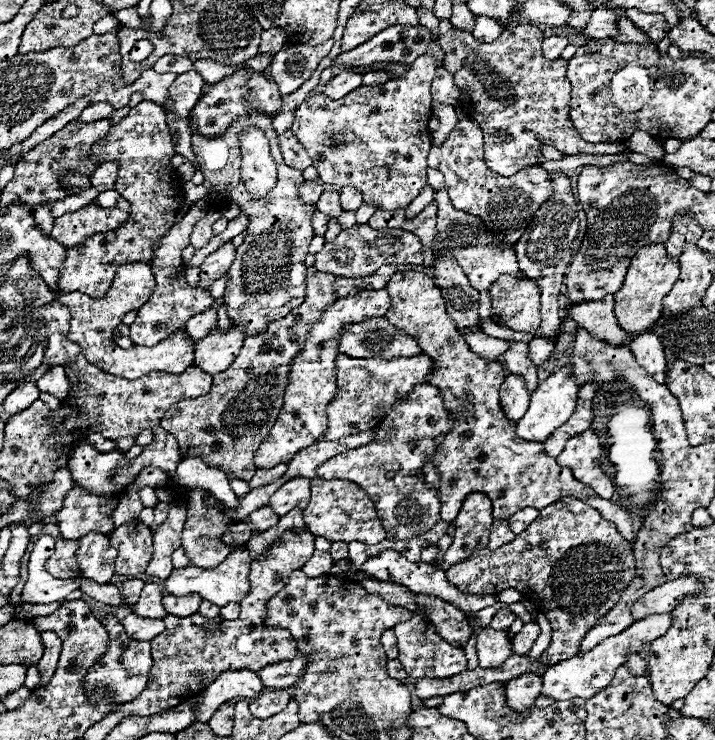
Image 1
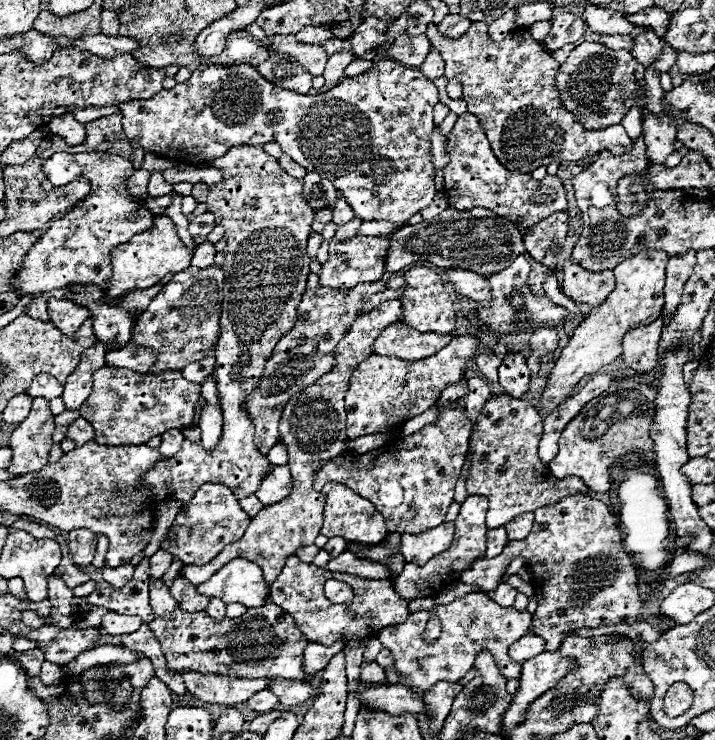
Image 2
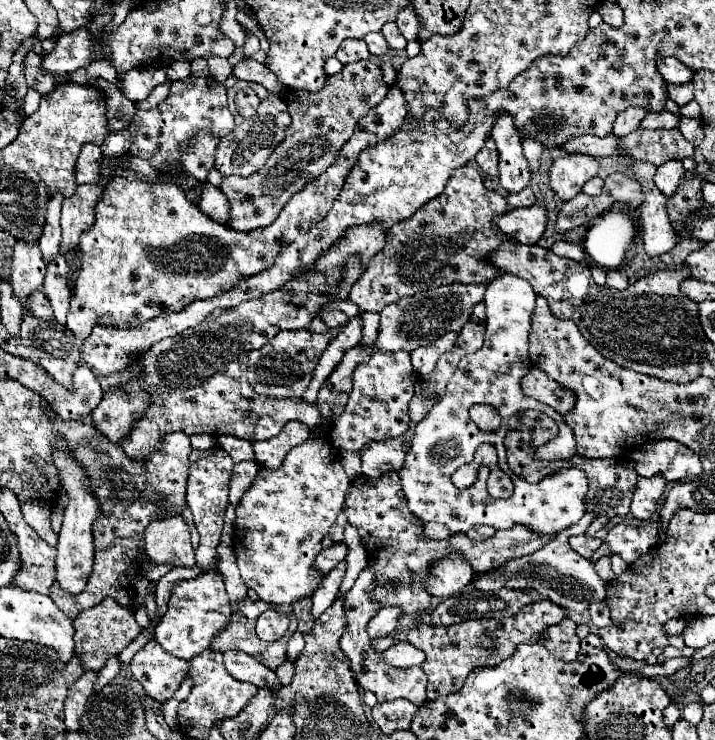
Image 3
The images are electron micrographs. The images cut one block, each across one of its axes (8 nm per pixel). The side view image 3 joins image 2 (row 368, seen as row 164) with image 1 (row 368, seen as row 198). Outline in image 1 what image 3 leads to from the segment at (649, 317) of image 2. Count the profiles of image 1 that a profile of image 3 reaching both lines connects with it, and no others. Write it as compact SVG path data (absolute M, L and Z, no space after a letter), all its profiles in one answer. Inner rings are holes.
M562 366L560 370L556 370L550 378L546 378L542 384L538 384L536 392L530 398L530 408L524 414L524 418L516 424L516 436L528 442L544 442L554 428L562 426L568 418L570 412L574 412L576 408L576 394L578 394L578 384L574 380L574 376L570 374L570 366Z

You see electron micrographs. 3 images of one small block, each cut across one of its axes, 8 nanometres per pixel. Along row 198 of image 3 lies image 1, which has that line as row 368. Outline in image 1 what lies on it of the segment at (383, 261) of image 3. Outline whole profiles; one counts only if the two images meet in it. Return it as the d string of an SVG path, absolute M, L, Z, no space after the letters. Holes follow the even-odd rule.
M414 270L396 272L390 278L390 284L386 284L386 290L390 294L386 320L418 340L422 354L432 360L432 374L426 376L426 382L442 392L444 408L450 410L450 414L456 414L444 442L438 444L436 452L418 472L414 472L414 476L420 476L428 488L438 492L442 520L452 522L460 512L462 500L470 492L484 492L490 496L496 520L508 520L524 508L540 510L560 498L574 496L612 522L624 540L634 542L632 516L624 506L614 500L602 500L590 486L578 484L570 468L562 468L556 464L556 458L546 456L544 444L526 442L514 436L516 424L504 420L498 400L498 390L506 378L504 364L500 360L480 358L470 350L456 324L446 314L442 292L434 286L432 278Z

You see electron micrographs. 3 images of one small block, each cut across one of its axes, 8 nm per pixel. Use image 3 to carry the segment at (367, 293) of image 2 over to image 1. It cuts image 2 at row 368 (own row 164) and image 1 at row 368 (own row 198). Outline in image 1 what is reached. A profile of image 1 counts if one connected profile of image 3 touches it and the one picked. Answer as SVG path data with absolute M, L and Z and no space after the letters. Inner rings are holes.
M390 264L386 268L378 268L378 272L370 276L346 280L342 276L330 276L326 272L318 272L314 266L308 266L306 302L290 310L290 314L282 320L270 322L266 332L246 336L238 358L226 372L214 376L212 390L206 396L194 400L180 400L178 404L172 404L164 414L164 418L160 420L160 426L176 436L182 458L198 456L208 466L226 472L230 478L248 482L256 472L254 452L258 450L262 440L266 440L282 408L284 390L290 374L290 360L298 356L298 352L302 350L302 344L314 320L318 320L318 316L330 304L334 304L334 300L342 296L350 296L362 290L386 288L394 272L398 272L398 268Z

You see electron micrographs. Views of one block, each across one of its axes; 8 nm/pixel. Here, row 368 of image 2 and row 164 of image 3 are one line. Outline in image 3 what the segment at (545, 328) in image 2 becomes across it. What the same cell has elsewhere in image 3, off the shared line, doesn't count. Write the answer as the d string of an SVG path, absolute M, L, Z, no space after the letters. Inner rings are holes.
M522 136L522 146L524 146L524 156L526 156L526 160L530 162L530 170L536 172L538 166L540 166L542 150L544 150L542 142L538 142L538 140L530 138L530 136Z

